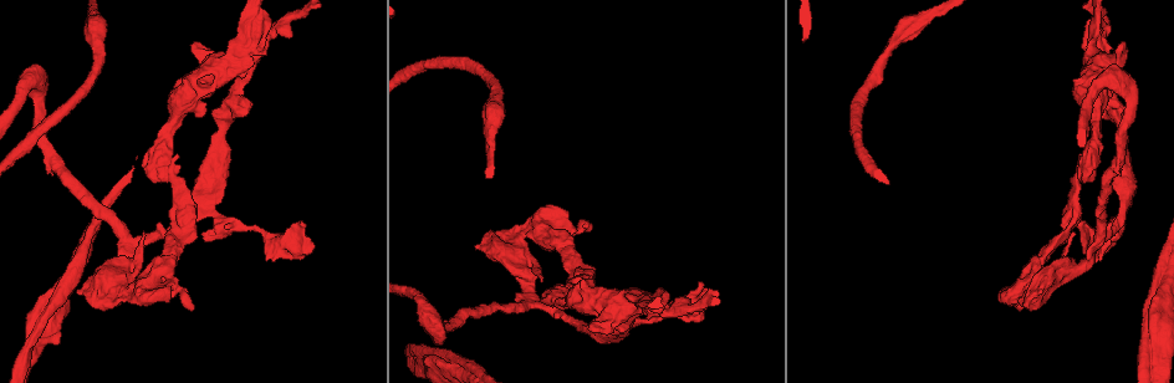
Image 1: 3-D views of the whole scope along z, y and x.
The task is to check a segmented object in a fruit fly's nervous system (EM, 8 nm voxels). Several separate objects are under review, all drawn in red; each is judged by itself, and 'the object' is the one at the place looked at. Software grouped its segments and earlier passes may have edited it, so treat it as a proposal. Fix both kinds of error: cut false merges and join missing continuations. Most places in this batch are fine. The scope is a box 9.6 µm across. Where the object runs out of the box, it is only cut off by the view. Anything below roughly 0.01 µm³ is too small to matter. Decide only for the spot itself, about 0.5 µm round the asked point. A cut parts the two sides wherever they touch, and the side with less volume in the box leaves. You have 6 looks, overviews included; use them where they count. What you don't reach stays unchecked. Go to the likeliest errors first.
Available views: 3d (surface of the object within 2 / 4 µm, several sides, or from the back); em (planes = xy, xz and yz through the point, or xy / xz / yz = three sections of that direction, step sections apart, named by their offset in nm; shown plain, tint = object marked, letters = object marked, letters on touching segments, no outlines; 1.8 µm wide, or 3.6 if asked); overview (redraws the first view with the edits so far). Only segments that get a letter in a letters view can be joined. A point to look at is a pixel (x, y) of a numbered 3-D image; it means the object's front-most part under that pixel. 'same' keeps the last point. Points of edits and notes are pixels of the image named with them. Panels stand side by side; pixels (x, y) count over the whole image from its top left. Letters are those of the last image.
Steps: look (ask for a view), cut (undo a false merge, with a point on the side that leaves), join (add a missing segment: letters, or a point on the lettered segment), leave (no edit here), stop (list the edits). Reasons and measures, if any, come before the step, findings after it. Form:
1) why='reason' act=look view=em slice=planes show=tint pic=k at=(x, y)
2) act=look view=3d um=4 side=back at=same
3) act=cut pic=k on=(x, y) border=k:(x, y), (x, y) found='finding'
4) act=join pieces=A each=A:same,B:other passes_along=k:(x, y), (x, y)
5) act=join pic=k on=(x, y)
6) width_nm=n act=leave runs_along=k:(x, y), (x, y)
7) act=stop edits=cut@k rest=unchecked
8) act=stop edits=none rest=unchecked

why='three-way junction' act=look view=em slice=planes show=letters pic=1 at=(665, 311)

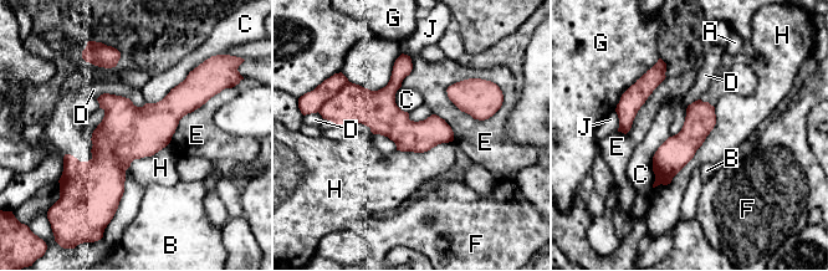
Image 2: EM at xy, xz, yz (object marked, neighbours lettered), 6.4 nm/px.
width_nm=200 act=cut pic=2 on=(311, 102) each=A:other,B:other,C:other,D:other,E:other,F:other,G:other,H:other,J:other border=2:(348, 81), (333, 97) found='two neurons meet here'

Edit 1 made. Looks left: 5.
why='a fork' act=look view=em slice=planes show=letters pic=1 at=(223, 222)

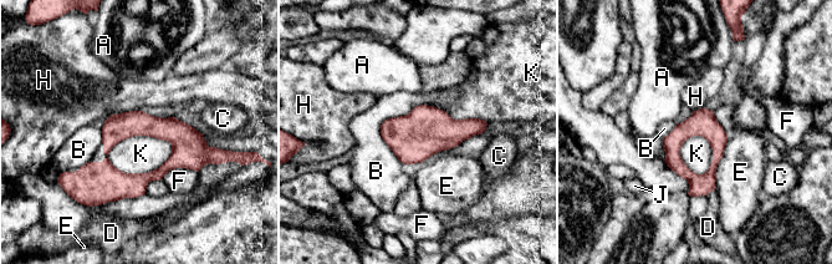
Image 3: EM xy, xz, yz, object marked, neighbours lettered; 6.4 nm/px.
width_nm=170 act=leave each=A:other,B:other,C:other,D:other,E:other,F:other,H:other,J:other,K:other runs_along=3:(212, 152), (141, 181), (78, 176) found='all the same neuron'

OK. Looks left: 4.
why='abrupt turn' act=look view=em slice=yz step=4 show=tint pic=1 at=(108, 290)

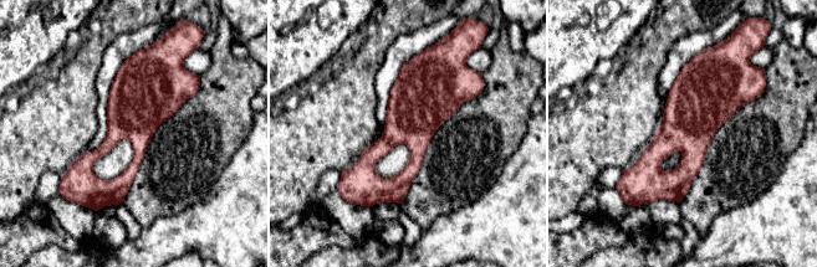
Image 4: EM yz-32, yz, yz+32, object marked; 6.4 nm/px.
act=look view=em slice=yz step=4 show=letters at=same

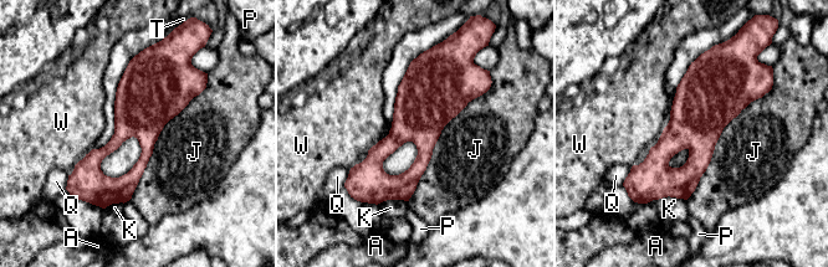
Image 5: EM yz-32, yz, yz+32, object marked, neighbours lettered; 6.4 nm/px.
act=leave each=A:other,J:other,K:other,P:other,Q:other,T:other,W:other found='one neuron here'

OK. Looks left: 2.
act=stop edits=cut@2 rest=unchecked

